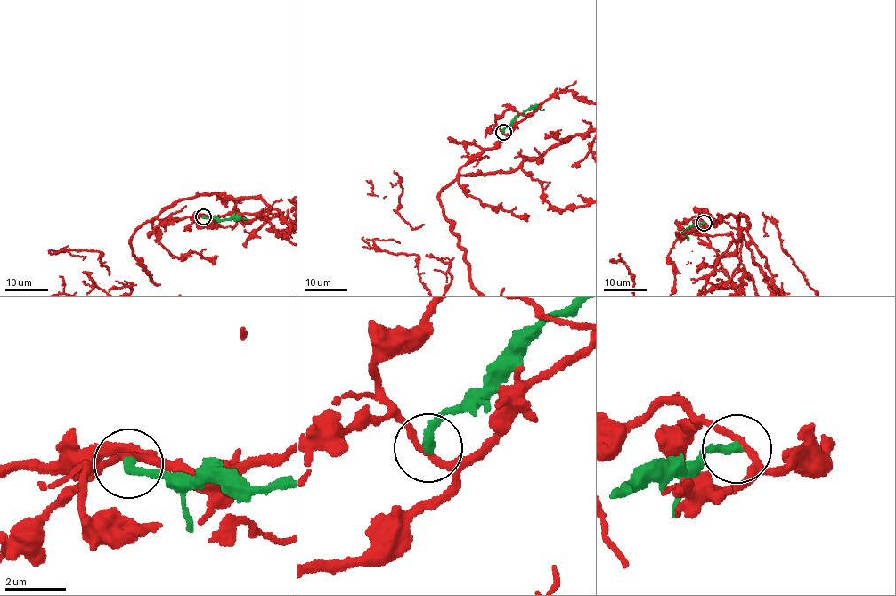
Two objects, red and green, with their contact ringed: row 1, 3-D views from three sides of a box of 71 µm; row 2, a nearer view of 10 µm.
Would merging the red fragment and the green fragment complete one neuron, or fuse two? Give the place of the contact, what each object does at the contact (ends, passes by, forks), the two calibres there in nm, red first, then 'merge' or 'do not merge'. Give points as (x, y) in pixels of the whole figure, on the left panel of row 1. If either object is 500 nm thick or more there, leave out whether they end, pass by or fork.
place (203, 216); red passes by; green ends; calibres 200 and 320 nm; do not merge

